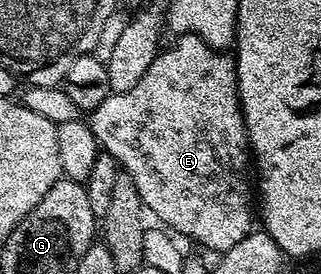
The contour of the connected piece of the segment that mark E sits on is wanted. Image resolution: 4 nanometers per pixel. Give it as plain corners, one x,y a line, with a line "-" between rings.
179,34
173,39
174,46
159,49
151,66
144,76
140,77
140,82
128,92
113,91
95,110
89,111
88,125
90,131
96,136
99,147
105,153
112,155
118,161
119,167
132,176
132,184
136,184
136,192
140,192
140,200
147,211
150,210
159,218
163,227
169,228
175,235
183,234
186,238
191,238
194,242
199,242
202,246
207,246
210,250
221,252
234,245
240,244
244,236
252,232
250,226
256,222
256,206
250,203
250,190
252,194
252,151
250,148
250,138
246,135
246,121
242,115
242,102
238,98
238,67
233,57
229,58
229,53
215,50
209,46
200,36
195,34

